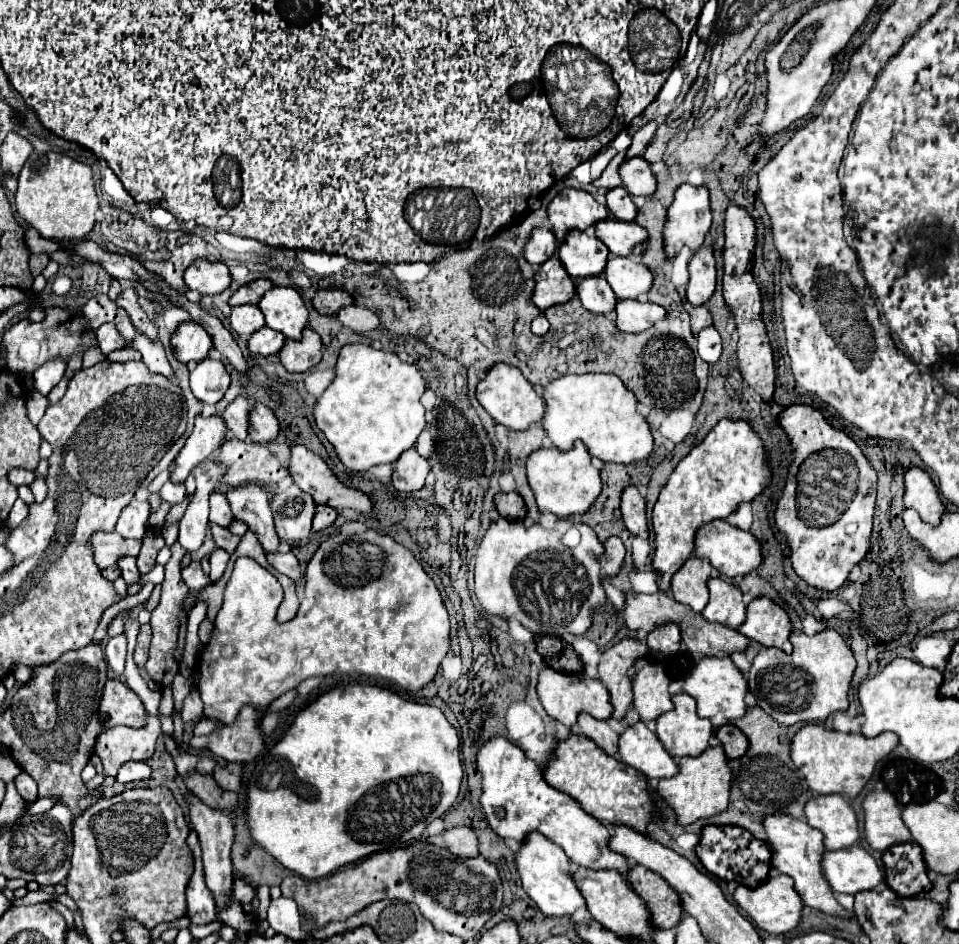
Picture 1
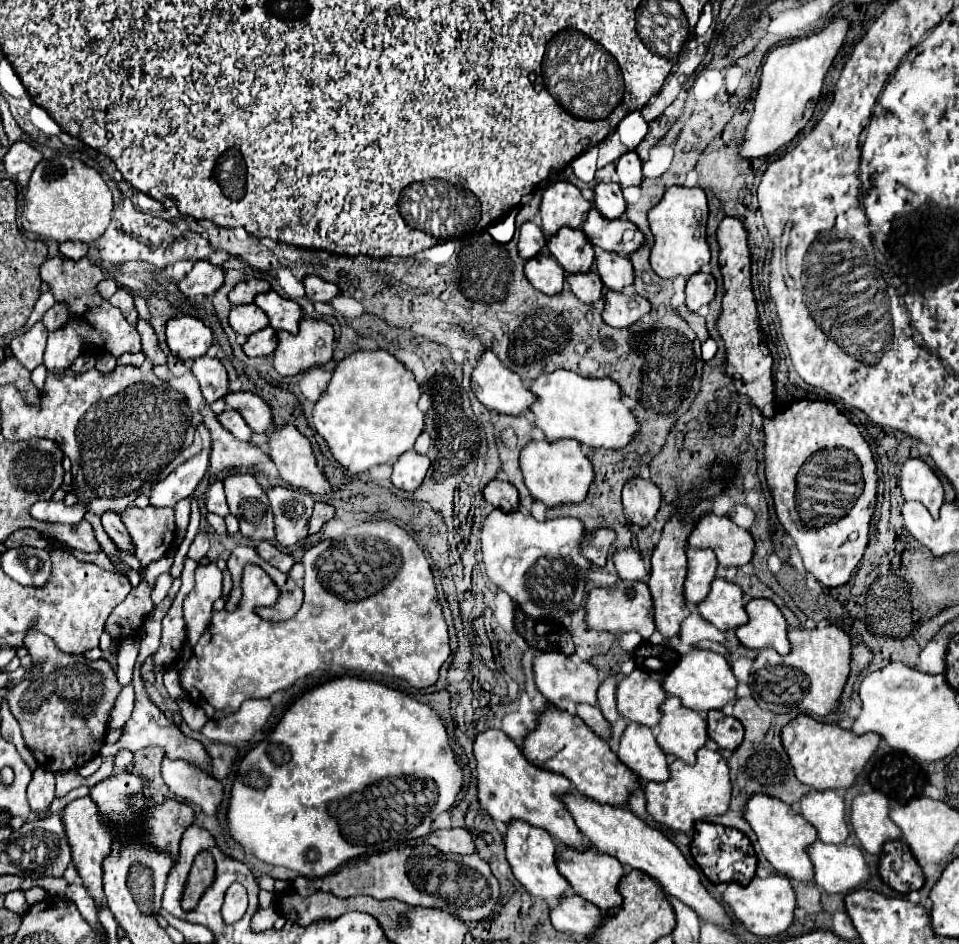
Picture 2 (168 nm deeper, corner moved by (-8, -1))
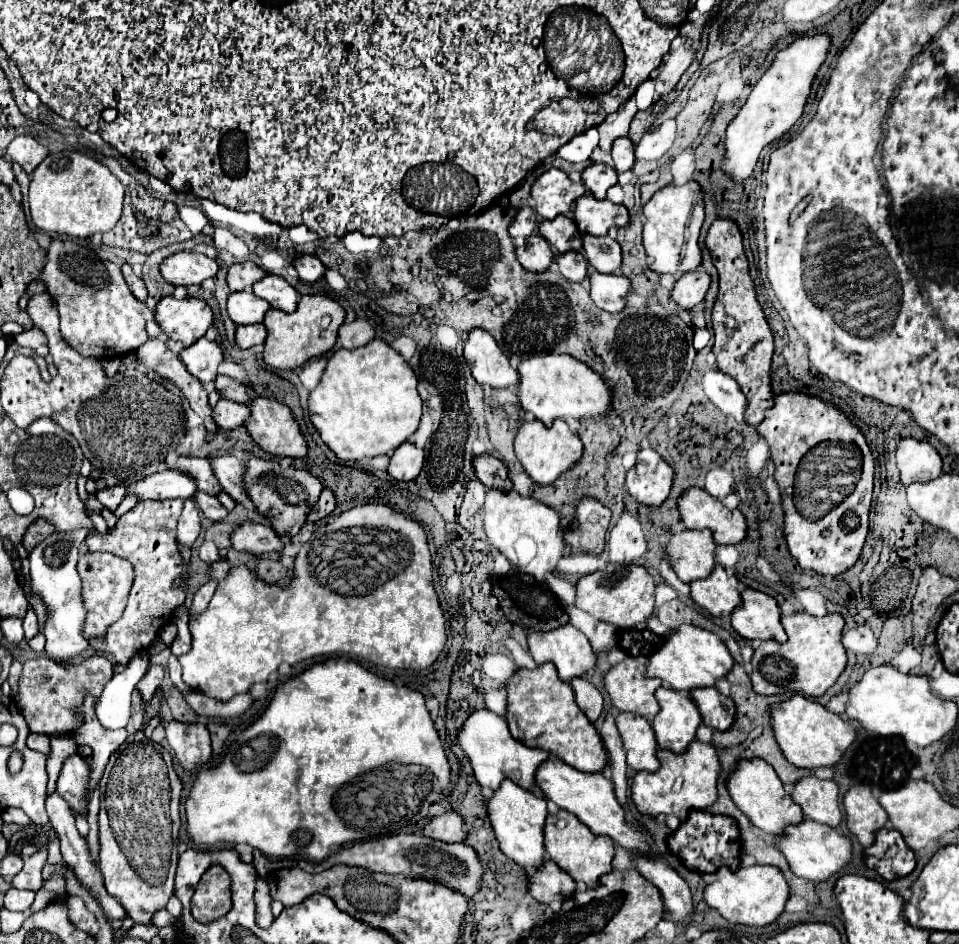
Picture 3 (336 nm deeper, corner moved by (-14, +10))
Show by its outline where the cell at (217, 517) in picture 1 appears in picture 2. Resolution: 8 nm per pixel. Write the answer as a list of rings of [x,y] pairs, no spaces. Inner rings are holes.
[[[214,481],[208,485],[206,493],[204,493],[204,505],[210,513],[216,513],[220,517],[226,517],[228,511],[228,503],[224,497],[224,489],[222,489],[222,481]]]

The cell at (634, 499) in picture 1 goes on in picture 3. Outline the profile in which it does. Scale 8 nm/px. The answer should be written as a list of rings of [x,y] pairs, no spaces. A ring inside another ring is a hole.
[[[640,450],[636,464],[626,474],[628,494],[644,506],[660,506],[672,486],[672,468],[652,450]]]

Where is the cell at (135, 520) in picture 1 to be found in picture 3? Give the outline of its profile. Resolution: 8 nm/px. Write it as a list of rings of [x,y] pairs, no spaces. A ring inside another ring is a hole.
[[[176,498],[176,500],[140,500],[132,510],[128,510],[124,516],[118,518],[118,524],[108,530],[108,534],[90,534],[86,538],[86,546],[90,552],[110,552],[114,556],[120,556],[120,558],[126,558],[132,562],[134,570],[136,570],[136,578],[134,578],[134,586],[130,590],[130,596],[128,596],[128,602],[126,602],[126,608],[124,608],[124,614],[120,616],[120,620],[116,620],[112,626],[108,626],[106,630],[106,642],[96,642],[90,640],[92,648],[96,648],[98,652],[106,652],[112,656],[112,660],[116,664],[128,664],[128,660],[138,652],[138,650],[148,650],[150,648],[150,642],[158,636],[160,628],[164,624],[168,624],[172,620],[172,614],[174,610],[184,604],[184,588],[186,584],[182,584],[180,588],[172,588],[172,582],[176,576],[184,574],[184,578],[188,576],[190,568],[184,568],[182,564],[182,556],[178,552],[178,544],[176,544],[176,524],[178,524],[178,518],[182,514],[182,506],[184,506],[184,500]]]

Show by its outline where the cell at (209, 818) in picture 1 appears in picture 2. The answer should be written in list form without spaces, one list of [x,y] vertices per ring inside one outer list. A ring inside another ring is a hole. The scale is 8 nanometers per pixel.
[[[162,759],[162,777],[168,789],[182,799],[202,807],[204,813],[214,815],[222,801],[222,785],[210,773],[194,767],[184,759]]]

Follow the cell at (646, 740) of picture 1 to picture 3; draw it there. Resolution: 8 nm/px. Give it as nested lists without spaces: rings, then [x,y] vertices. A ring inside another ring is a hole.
[[[620,712],[616,716],[616,724],[624,742],[628,766],[636,768],[638,772],[656,772],[660,768],[660,762],[656,760],[658,744],[652,732],[652,724],[646,718],[632,712]]]

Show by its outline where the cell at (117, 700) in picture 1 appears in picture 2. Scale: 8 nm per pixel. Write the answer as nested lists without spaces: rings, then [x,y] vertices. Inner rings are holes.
[[[134,675],[132,685],[134,685],[134,689],[136,689],[134,713],[132,713],[130,721],[124,725],[120,739],[114,744],[105,742],[100,749],[100,755],[102,757],[114,756],[120,749],[128,749],[134,753],[134,751],[144,749],[144,747],[148,747],[148,745],[160,745],[160,747],[166,751],[166,755],[170,755],[170,759],[186,759],[188,763],[194,763],[194,765],[198,765],[198,767],[204,767],[204,771],[210,771],[210,757],[206,755],[204,745],[202,745],[200,741],[194,741],[194,739],[182,735],[180,729],[178,729],[170,719],[166,719],[166,715],[148,699],[140,675]]]

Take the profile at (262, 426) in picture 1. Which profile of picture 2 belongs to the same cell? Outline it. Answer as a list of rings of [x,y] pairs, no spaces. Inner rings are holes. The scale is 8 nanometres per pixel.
[[[246,391],[226,393],[224,401],[230,409],[236,409],[244,417],[244,421],[250,425],[252,431],[266,433],[272,427],[272,411],[264,403],[264,399],[260,399],[256,393]]]

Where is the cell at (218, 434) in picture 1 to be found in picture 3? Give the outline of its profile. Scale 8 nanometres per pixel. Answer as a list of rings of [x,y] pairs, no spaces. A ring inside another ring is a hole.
[[[160,470],[152,476],[140,480],[134,490],[140,500],[168,500],[168,498],[190,498],[196,492],[196,484],[192,476],[180,470]]]

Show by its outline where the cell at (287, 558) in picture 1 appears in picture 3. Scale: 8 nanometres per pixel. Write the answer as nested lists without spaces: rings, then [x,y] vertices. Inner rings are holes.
[[[244,522],[232,532],[232,548],[250,552],[254,556],[262,556],[270,552],[282,552],[284,544],[270,526]]]

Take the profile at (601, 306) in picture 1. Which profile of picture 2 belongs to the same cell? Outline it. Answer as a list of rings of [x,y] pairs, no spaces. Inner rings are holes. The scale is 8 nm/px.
[[[586,271],[586,273],[574,273],[574,275],[566,275],[566,283],[572,289],[572,293],[582,301],[582,303],[592,303],[602,299],[602,281],[598,279],[598,273],[594,271]]]

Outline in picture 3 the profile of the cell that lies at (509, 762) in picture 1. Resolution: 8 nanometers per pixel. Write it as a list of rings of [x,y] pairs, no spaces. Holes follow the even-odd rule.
[[[488,710],[472,712],[468,720],[464,722],[464,728],[460,730],[458,740],[460,740],[462,750],[470,758],[470,764],[474,768],[474,778],[478,780],[482,788],[490,788],[490,790],[496,790],[502,784],[502,780],[510,778],[520,788],[534,792],[536,768],[540,768],[540,764],[550,758],[546,750],[528,748],[520,744],[518,740],[514,740],[512,734],[508,732],[508,722],[502,716],[496,716],[494,712],[488,712]]]

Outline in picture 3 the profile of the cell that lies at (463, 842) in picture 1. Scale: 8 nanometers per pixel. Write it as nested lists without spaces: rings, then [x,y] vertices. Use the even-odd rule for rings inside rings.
[[[446,812],[442,816],[436,816],[432,818],[426,828],[424,828],[424,834],[428,838],[434,838],[434,840],[442,840],[442,842],[464,842],[468,832],[464,828],[464,820],[454,812]]]

